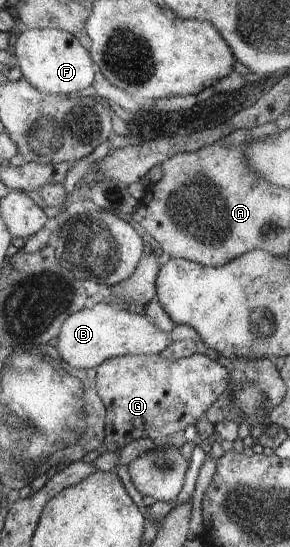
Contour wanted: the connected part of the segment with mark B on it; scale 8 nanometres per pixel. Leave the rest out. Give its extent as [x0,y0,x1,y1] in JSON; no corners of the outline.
[56,303,173,369]

